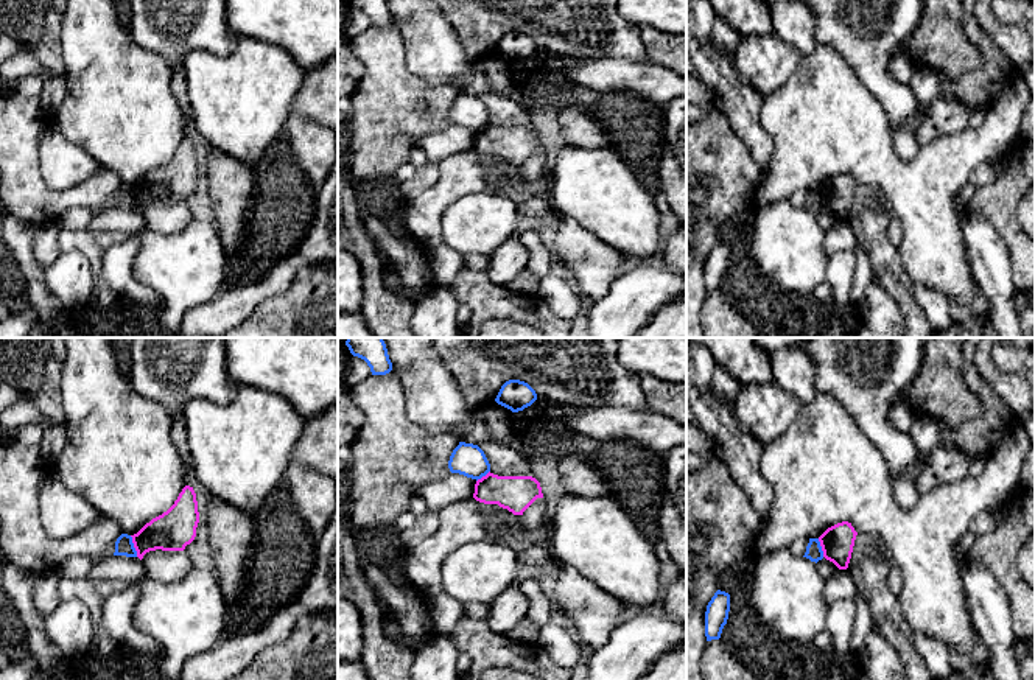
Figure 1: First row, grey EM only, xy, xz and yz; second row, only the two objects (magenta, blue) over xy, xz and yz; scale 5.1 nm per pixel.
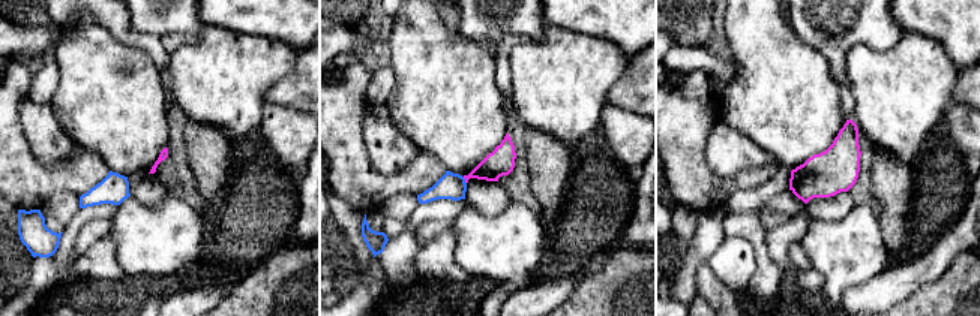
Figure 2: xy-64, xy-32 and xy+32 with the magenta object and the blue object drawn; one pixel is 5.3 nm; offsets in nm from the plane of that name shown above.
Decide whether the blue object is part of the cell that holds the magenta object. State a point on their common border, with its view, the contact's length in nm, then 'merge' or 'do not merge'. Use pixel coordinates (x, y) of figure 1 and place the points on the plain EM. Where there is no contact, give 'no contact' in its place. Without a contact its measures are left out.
contact xy (134, 198); length 120 nm; do not merge

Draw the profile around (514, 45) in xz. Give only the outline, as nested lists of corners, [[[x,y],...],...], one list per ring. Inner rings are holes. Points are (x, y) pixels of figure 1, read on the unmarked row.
[[[509,31],[506,33],[495,53],[512,64],[523,62],[537,51],[535,42],[525,33]]]

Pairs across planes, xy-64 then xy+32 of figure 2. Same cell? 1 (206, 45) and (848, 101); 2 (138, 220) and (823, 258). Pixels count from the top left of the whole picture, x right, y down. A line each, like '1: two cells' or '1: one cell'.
1: two cells
2: one cell

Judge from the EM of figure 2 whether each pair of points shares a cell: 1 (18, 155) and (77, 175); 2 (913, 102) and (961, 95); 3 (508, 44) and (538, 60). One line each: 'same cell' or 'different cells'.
1: same cell
2: different cells
3: different cells

